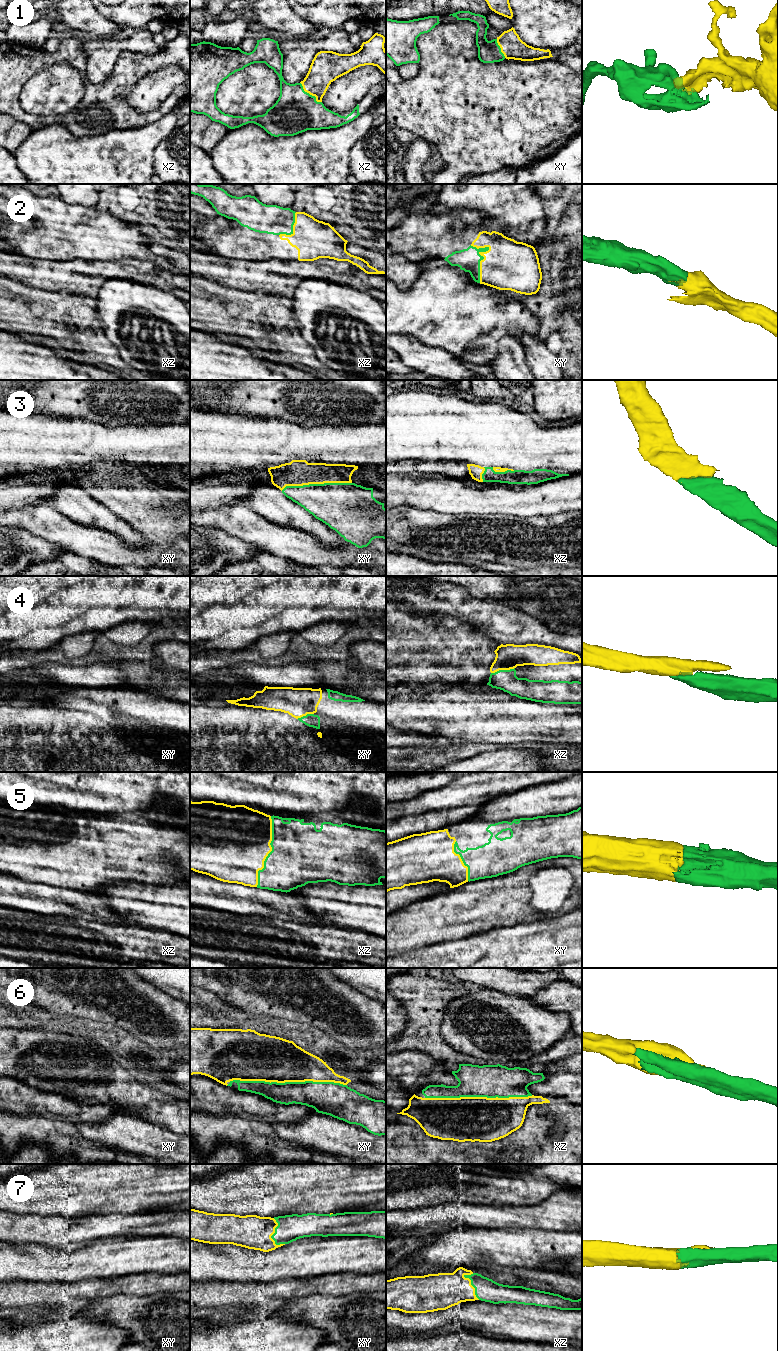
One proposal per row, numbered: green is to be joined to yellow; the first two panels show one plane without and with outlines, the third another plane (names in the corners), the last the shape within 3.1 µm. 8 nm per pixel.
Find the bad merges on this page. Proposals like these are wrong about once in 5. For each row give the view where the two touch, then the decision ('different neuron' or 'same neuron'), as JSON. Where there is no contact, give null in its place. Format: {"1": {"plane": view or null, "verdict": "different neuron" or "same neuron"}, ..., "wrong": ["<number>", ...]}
{"1": {"plane": "xz", "verdict": "same neuron"}, "2": {"plane": "xy", "verdict": "same neuron"}, "3": {"plane": "xy", "verdict": "same neuron"}, "4": {"plane": "xz", "verdict": "same neuron"}, "5": {"plane": "xz", "verdict": "same neuron"}, "6": {"plane": "xy", "verdict": "same neuron"}, "7": {"plane": "xz", "verdict": "same neuron"}, "wrong": []}

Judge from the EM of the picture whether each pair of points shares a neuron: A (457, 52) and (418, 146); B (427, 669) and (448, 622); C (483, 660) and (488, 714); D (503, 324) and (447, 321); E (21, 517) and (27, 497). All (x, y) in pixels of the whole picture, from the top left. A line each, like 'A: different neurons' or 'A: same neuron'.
A: different neurons
B: same neuron
C: different neurons
D: same neuron
E: different neurons

